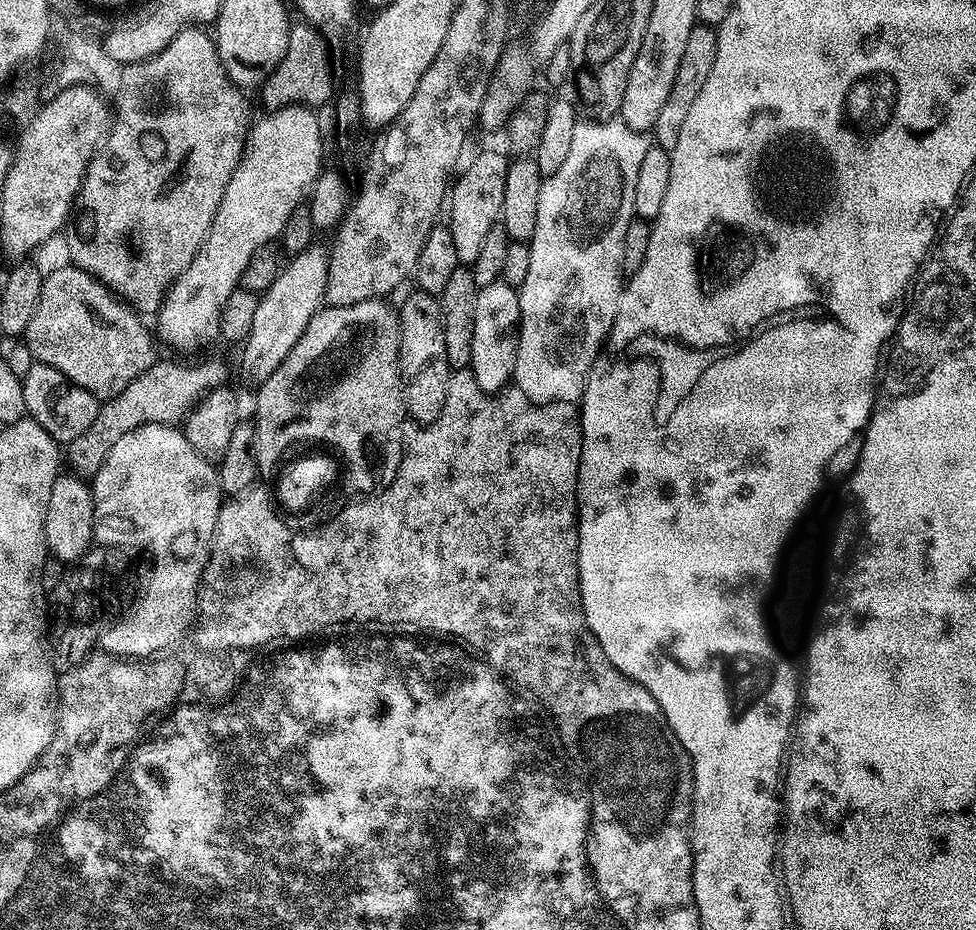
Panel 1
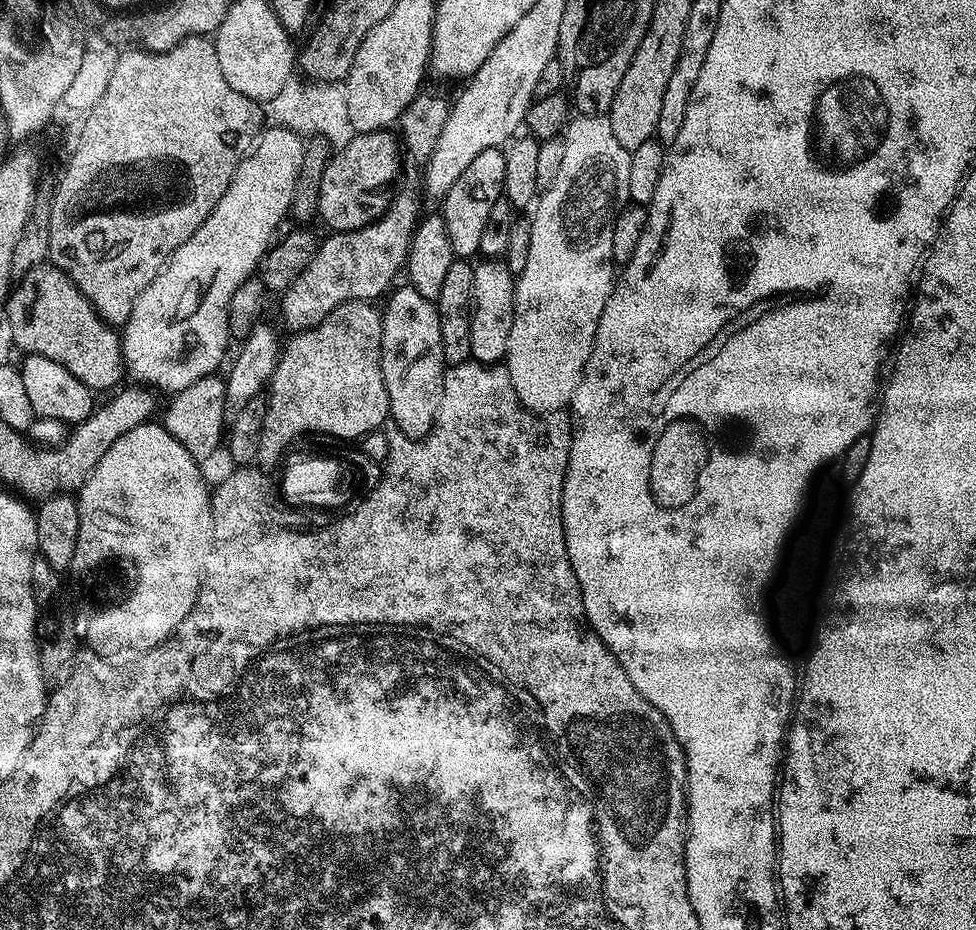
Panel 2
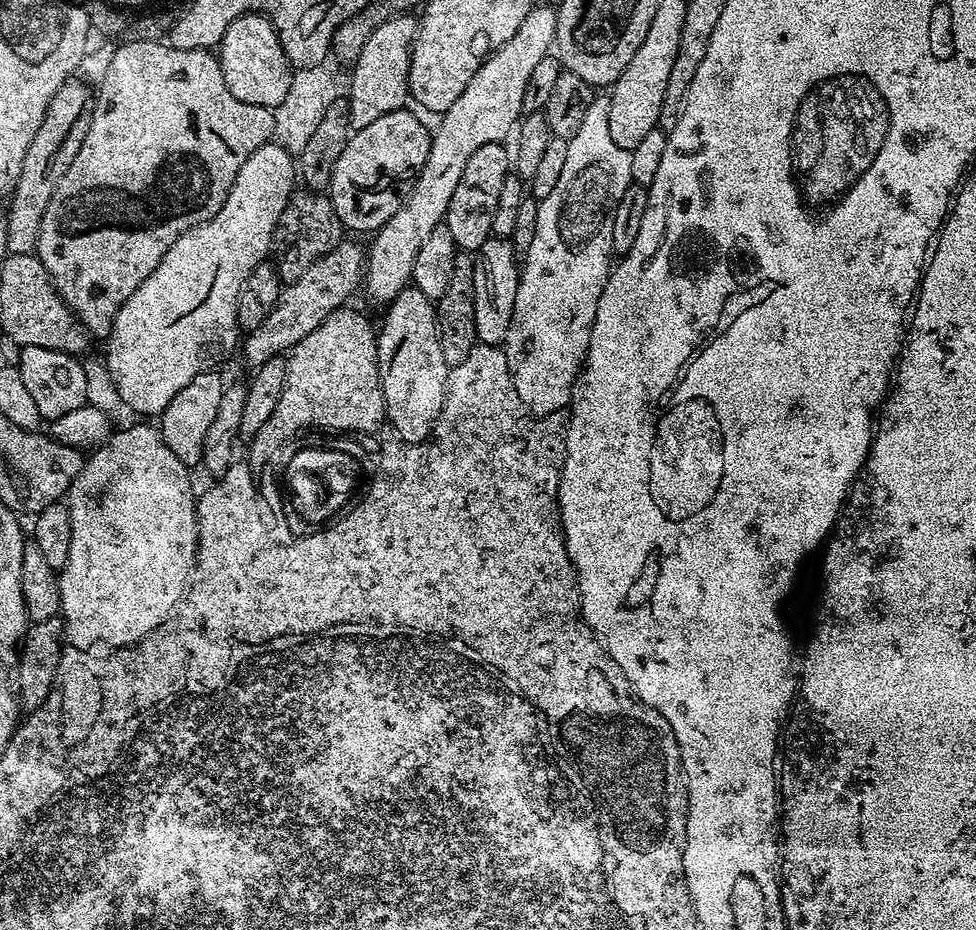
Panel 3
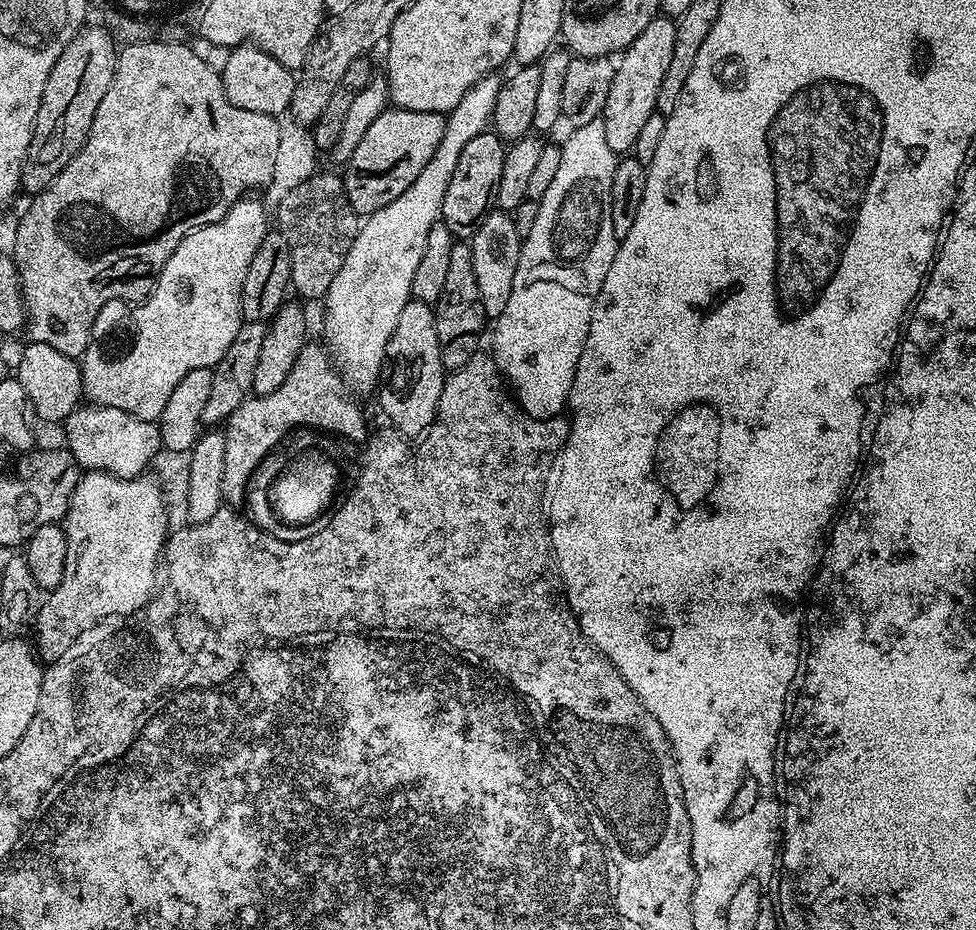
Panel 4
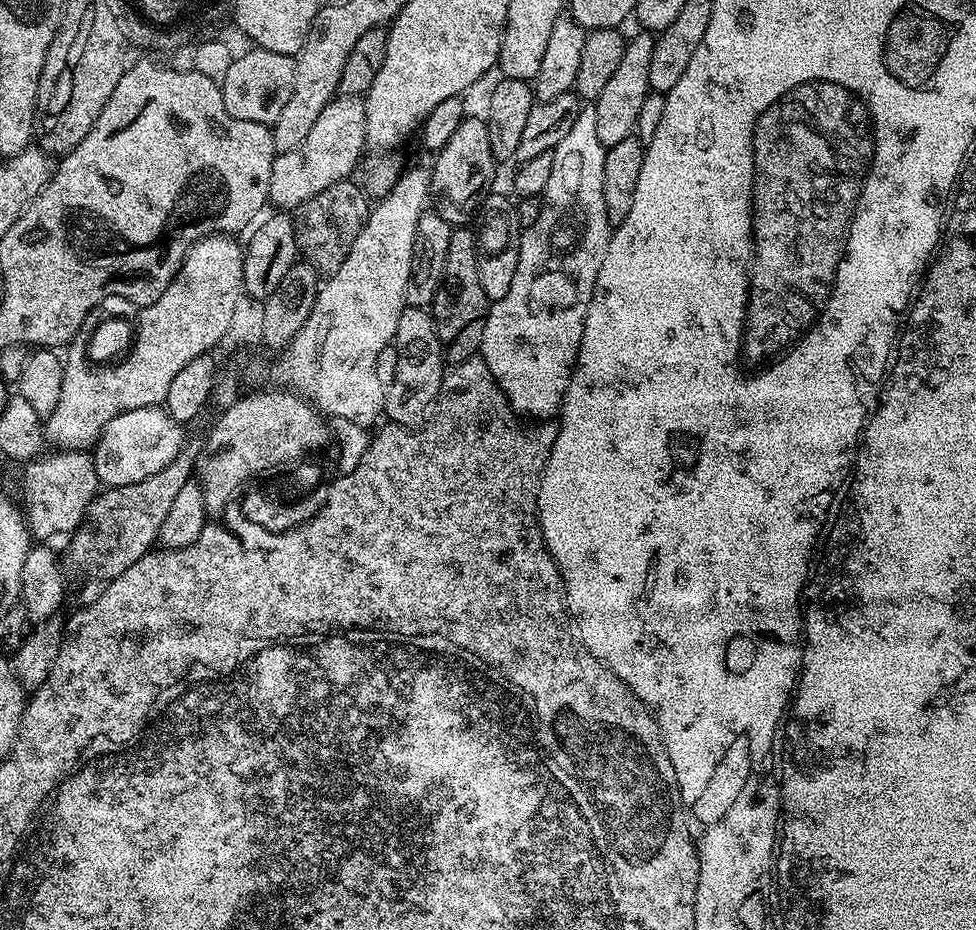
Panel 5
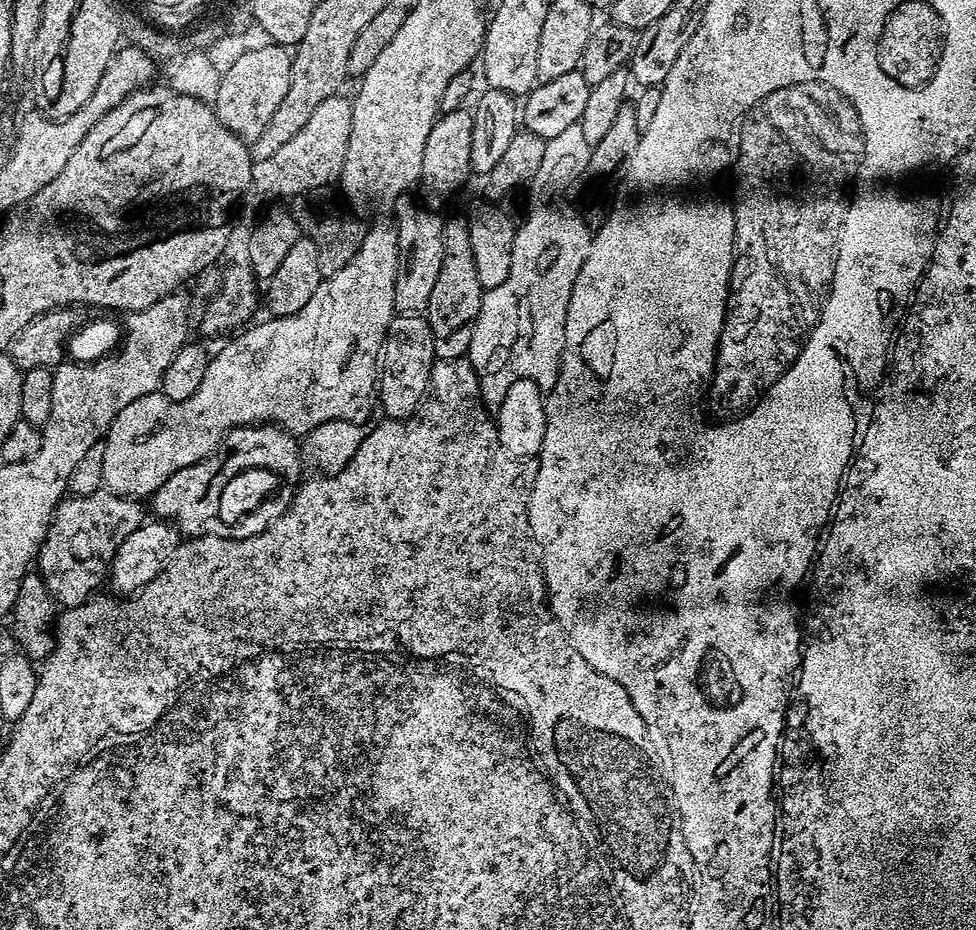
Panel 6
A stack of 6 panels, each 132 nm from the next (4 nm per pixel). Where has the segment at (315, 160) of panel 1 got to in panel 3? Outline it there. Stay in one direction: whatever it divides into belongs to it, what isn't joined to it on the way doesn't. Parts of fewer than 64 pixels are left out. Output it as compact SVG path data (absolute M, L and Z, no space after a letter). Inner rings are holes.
M269 142L263 144L258 150L254 150L252 156L246 158L246 162L242 166L242 170L238 170L238 178L234 182L234 186L230 190L230 194L226 198L226 202L222 206L222 210L218 210L218 214L214 214L214 218L209 220L207 224L199 224L194 226L186 234L182 234L182 238L178 238L178 242L174 242L174 246L170 246L170 250L166 250L166 258L162 258L162 262L158 262L158 266L154 270L154 274L150 274L150 278L146 278L146 282L142 282L142 286L138 286L138 290L134 290L134 294L130 294L130 298L126 298L126 302L118 310L118 314L112 323L112 332L106 337L108 344L108 376L112 379L112 384L116 387L116 392L120 395L120 400L132 412L141 412L141 417L156 418L161 412L166 410L166 406L170 406L170 398L174 398L174 394L178 394L178 390L184 389L188 383L193 380L200 372L211 372L224 360L224 355L228 351L235 349L238 344L238 329L236 326L236 307L238 306L238 298L242 286L246 282L246 278L250 278L250 274L259 264L265 263L267 254L269 255L272 248L272 235L276 233L276 223L282 214L282 210L286 206L286 202L292 197L292 193L298 184L298 164L287 151L277 142Z

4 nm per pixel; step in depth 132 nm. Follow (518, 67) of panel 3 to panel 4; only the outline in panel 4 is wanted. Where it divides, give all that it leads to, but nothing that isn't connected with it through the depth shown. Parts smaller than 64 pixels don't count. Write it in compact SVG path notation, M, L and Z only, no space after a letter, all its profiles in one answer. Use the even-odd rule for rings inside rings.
M496 74L483 76L473 88L466 90L458 106L447 113L446 134L442 134L434 158L426 162L422 174L418 174L398 198L382 206L382 210L371 212L361 223L360 232L350 246L350 254L346 254L346 262L342 262L342 270L334 274L334 282L330 282L328 293L324 295L326 347L344 377L345 385L357 393L368 392L381 383L380 371L384 364L386 368L388 343L394 334L394 326L398 326L402 306L412 299L414 270L418 270L422 250L426 250L426 234L430 234L440 220L442 198L446 198L446 186L450 186L462 146L489 127L502 83L498 77Z

